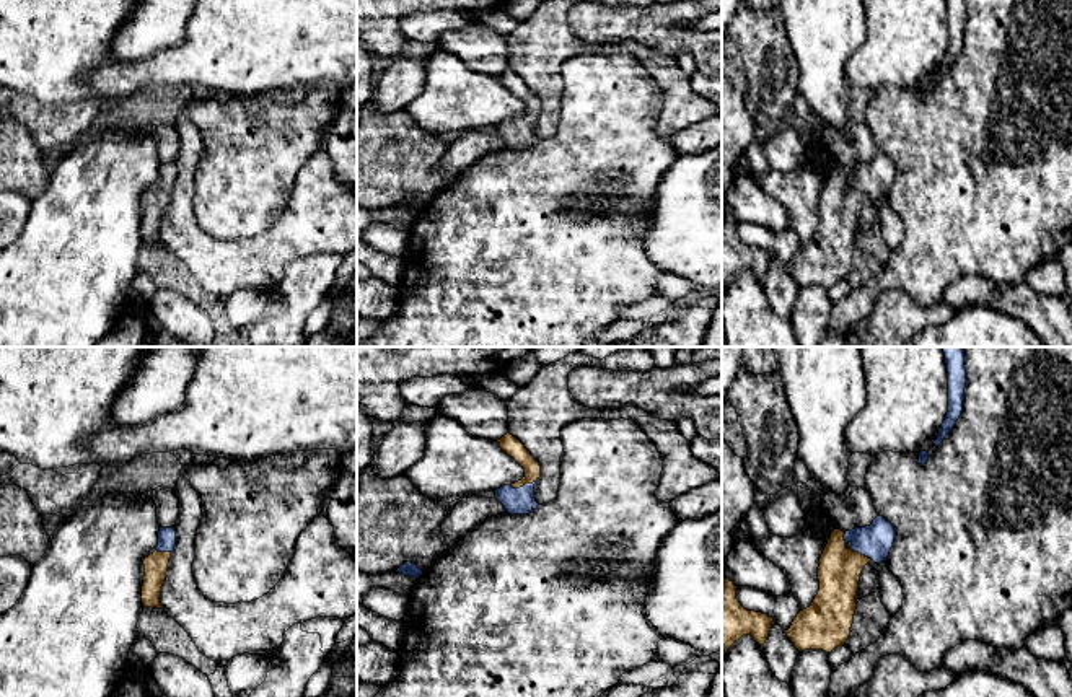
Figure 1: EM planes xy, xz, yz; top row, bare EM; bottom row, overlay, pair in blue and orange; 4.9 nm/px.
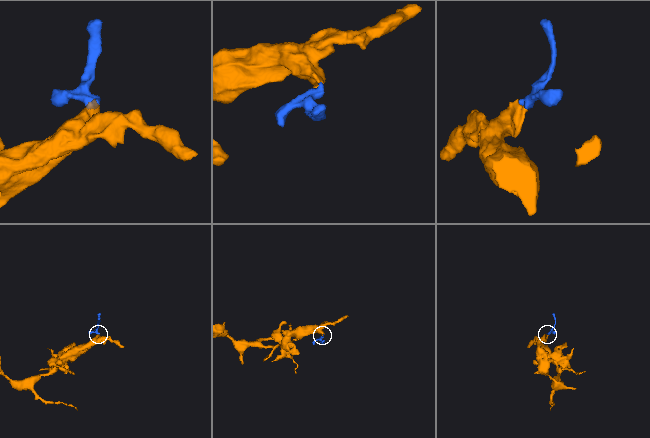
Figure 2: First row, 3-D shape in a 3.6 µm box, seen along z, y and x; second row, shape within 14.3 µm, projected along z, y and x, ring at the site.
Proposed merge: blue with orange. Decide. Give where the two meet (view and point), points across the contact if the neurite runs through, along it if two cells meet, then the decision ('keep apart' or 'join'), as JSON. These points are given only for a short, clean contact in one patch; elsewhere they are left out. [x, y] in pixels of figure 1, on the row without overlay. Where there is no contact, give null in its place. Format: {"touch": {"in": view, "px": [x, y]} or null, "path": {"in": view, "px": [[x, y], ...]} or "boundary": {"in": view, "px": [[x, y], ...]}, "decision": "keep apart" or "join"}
{"touch": {"in": "xz", "px": [523, 121]}, "path": {"in": "xz", "px": [[522, 135], [523, 121], [528, 98], [509, 78]]}, "decision": "join"}

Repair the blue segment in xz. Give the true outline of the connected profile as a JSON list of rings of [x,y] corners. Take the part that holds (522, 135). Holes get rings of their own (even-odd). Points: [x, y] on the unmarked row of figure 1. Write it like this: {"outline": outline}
{"outline": [[[507,68],[497,78],[525,104],[525,112],[497,124],[495,134],[505,142],[507,148],[528,150],[539,140],[534,134],[534,119],[541,112],[541,101],[513,70]]]}

